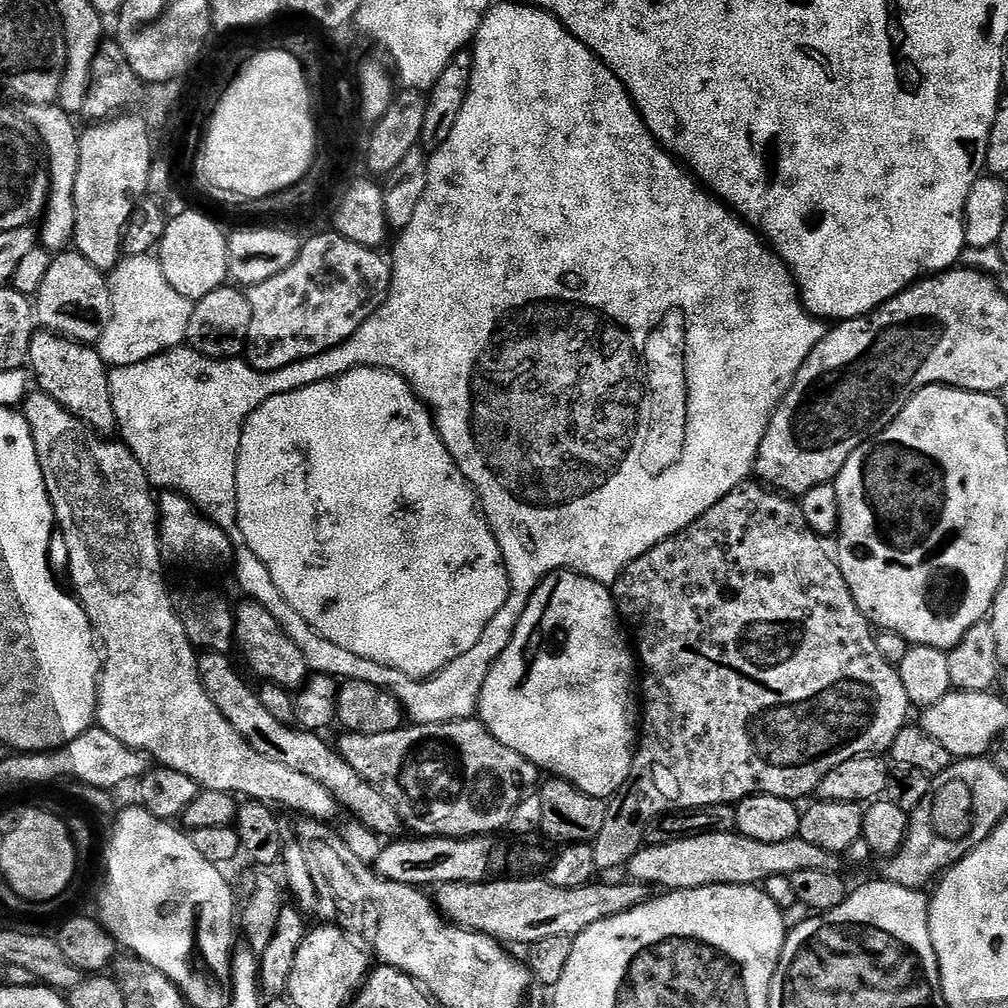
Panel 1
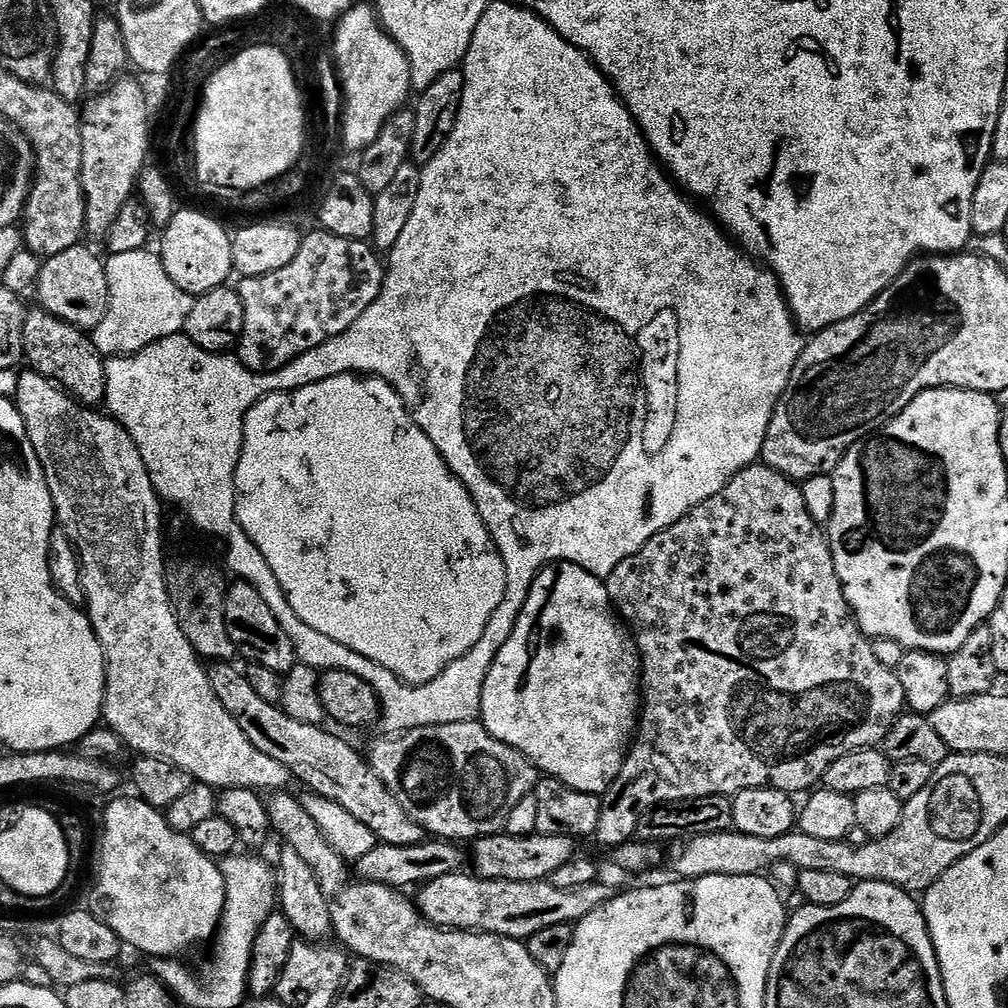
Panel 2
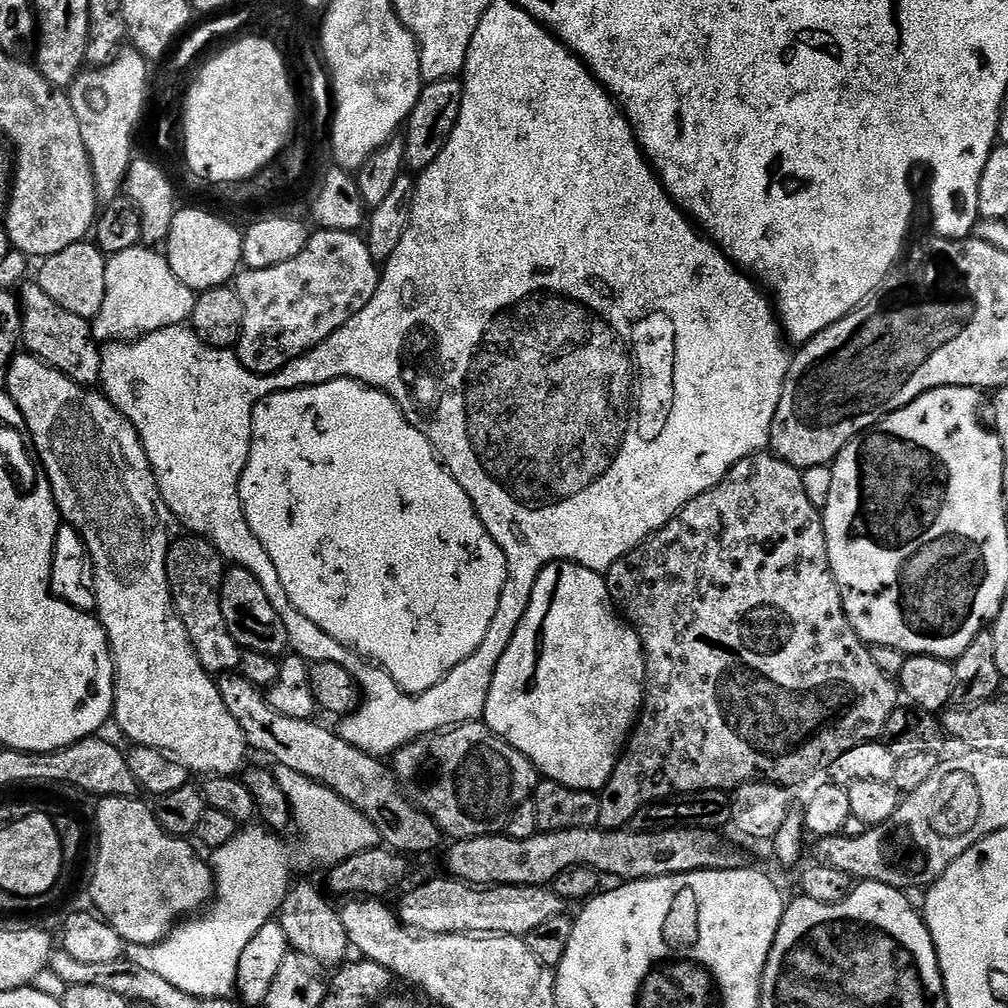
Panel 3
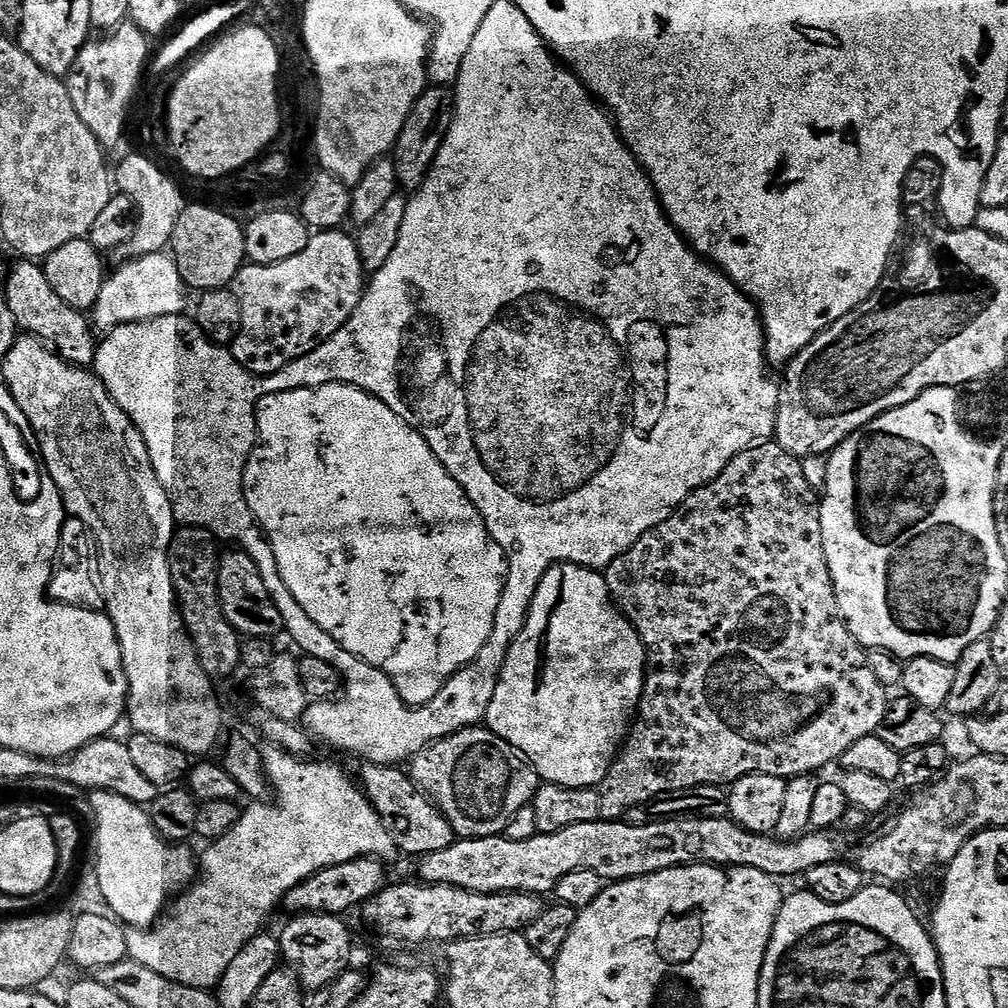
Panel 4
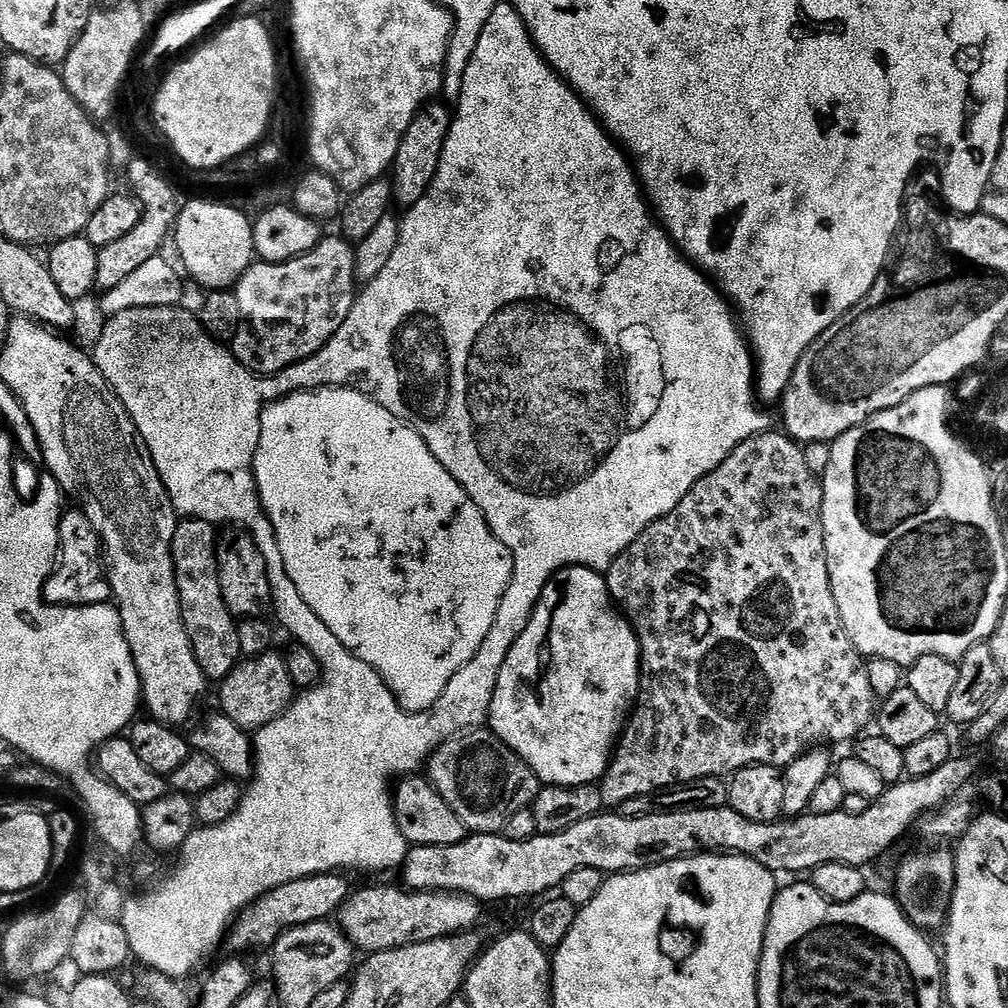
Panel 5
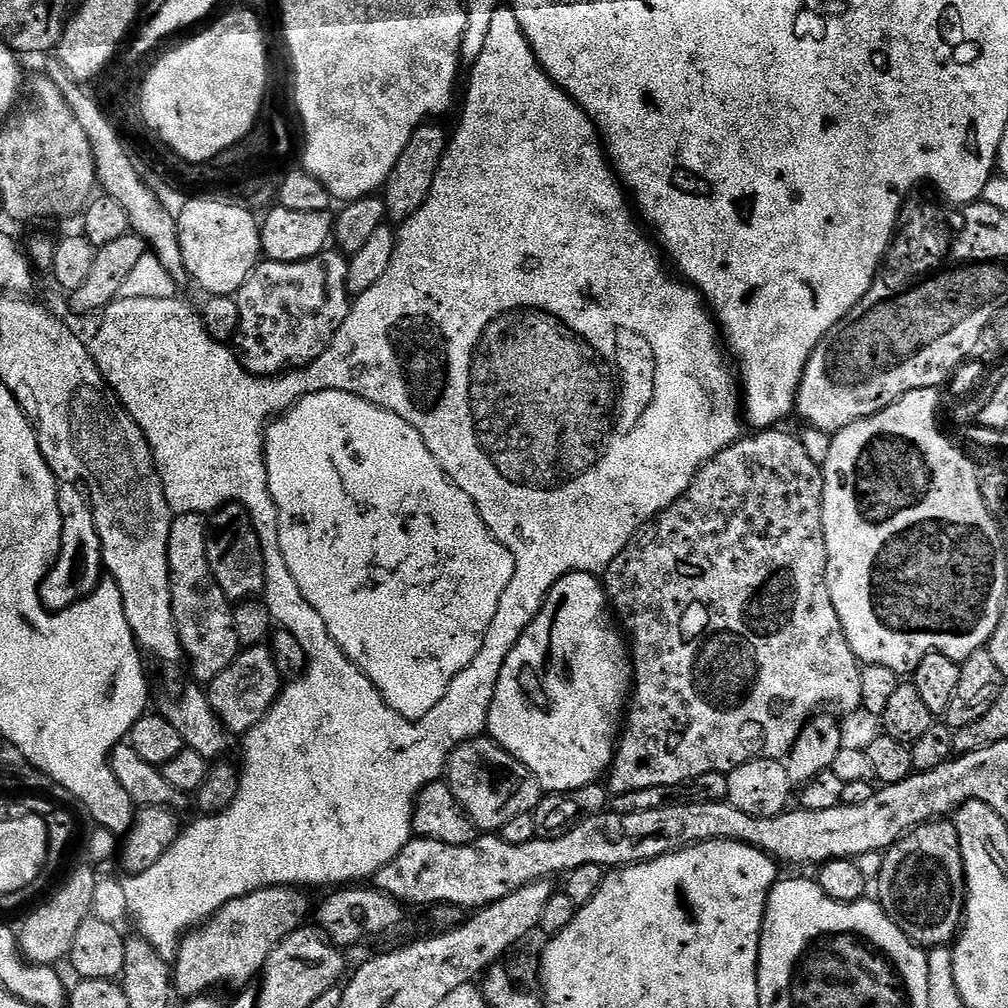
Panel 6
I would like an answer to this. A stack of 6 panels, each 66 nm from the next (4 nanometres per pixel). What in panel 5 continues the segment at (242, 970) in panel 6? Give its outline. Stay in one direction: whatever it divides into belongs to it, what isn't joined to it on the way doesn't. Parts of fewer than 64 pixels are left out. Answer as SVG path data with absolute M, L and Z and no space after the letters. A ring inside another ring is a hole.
M343 871L323 872L306 878L298 878L294 882L286 882L275 888L273 892L267 892L237 915L226 936L227 947L268 950L286 928L335 917L346 902L346 898L354 891L354 884L351 884L344 876L347 875Z

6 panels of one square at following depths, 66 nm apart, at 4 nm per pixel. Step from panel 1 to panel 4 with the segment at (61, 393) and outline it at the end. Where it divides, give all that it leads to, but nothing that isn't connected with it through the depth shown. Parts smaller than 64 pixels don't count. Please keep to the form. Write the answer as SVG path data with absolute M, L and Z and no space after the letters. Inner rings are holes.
M20 258L15 262L17 264L11 265L7 280L3 281L2 290L6 294L6 302L10 302L17 329L48 345L66 363L91 369L96 363L98 336L89 317L74 306L66 306L66 302L58 298L58 293L54 286L50 286L43 267L37 261Z

